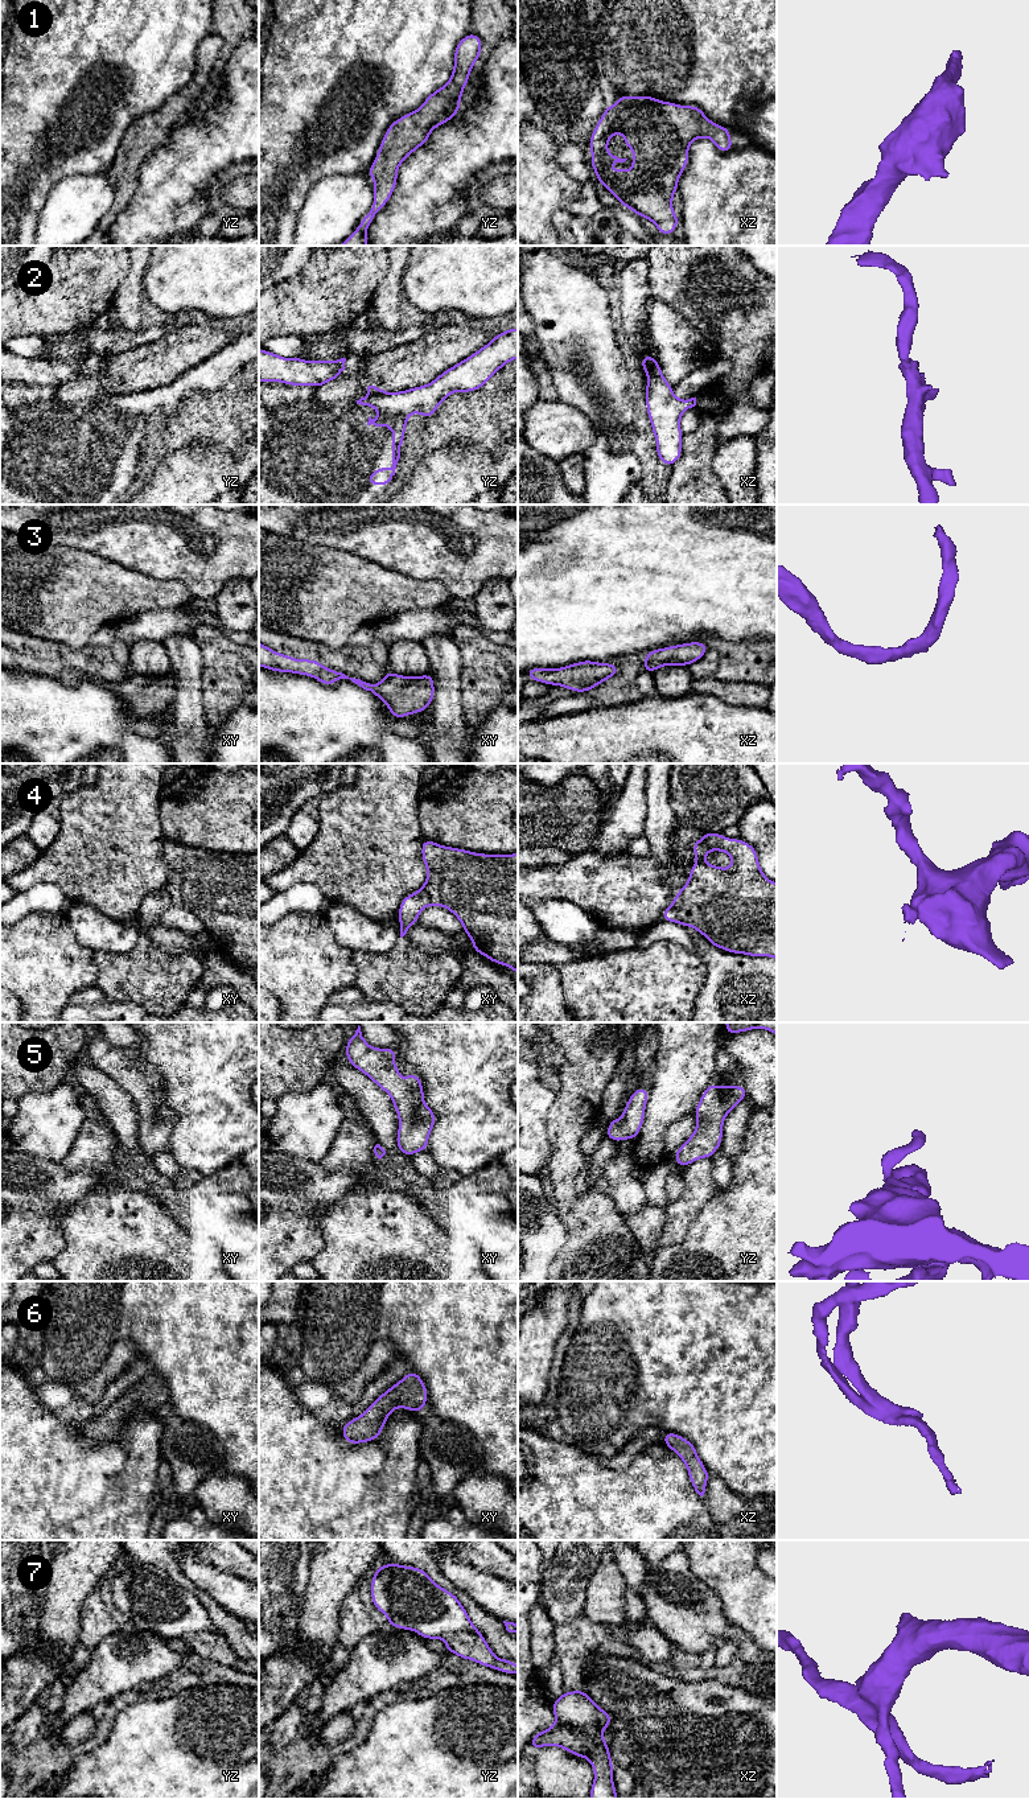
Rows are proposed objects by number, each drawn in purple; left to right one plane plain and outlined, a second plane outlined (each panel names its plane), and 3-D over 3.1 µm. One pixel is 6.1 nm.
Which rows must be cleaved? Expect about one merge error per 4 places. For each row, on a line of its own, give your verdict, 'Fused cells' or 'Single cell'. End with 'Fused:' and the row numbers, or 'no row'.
1: Single cell
2: Fused cells
3: Single cell
4: Single cell
5: Single cell
6: Single cell
7: Fused cells
Fused: 2, 7

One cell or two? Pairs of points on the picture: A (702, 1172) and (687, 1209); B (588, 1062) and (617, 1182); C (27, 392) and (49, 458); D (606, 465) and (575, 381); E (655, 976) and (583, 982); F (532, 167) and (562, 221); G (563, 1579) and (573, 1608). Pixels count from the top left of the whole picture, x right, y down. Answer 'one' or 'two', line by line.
A: one
B: two
C: two
D: one
E: one
F: two
G: one

